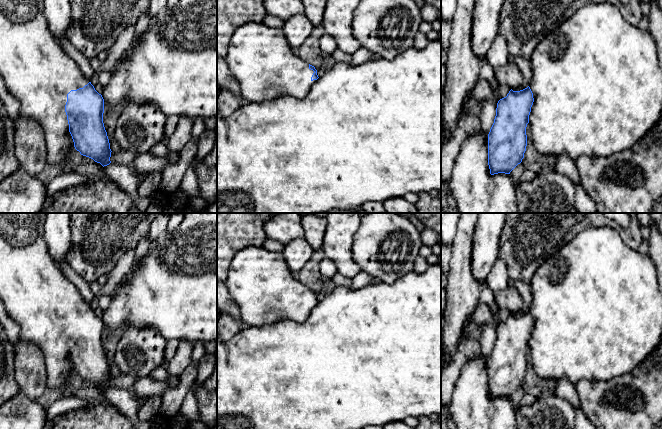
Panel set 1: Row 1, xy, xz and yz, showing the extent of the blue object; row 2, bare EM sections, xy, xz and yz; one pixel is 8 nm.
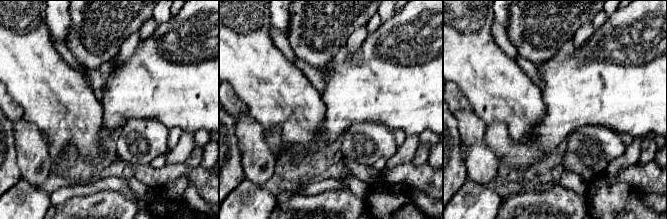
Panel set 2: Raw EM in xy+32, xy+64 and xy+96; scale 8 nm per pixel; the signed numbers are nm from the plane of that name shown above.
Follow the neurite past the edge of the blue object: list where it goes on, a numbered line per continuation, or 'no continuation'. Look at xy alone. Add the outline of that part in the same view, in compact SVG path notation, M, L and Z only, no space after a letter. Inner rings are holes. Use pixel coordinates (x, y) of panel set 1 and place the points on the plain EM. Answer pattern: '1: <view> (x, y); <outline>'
1: xy (36, 294); M0 213L0 299L9 317L20 326L21 339L42 351L46 365L46 387L65 391L74 370L65 336L67 318L83 312L90 302L81 296L49 255L43 234L45 221L46 213Z

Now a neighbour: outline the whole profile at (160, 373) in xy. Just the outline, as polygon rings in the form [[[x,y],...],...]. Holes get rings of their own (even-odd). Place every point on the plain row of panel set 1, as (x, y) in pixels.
[[[161,365],[157,367],[154,371],[152,371],[149,375],[152,379],[161,381],[161,382],[167,382],[170,375],[168,374],[165,365]]]

